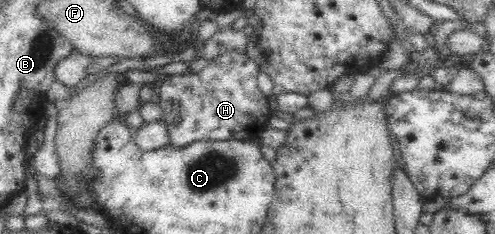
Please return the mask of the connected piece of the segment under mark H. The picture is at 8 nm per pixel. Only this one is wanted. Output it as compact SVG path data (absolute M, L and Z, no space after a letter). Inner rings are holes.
M230 51L212 61L205 62L191 73L172 75L164 78L160 85L160 108L164 111L164 122L168 126L169 143L186 146L200 140L254 140L265 130L272 110L268 99L260 92L257 85L259 68L255 61L244 53Z

